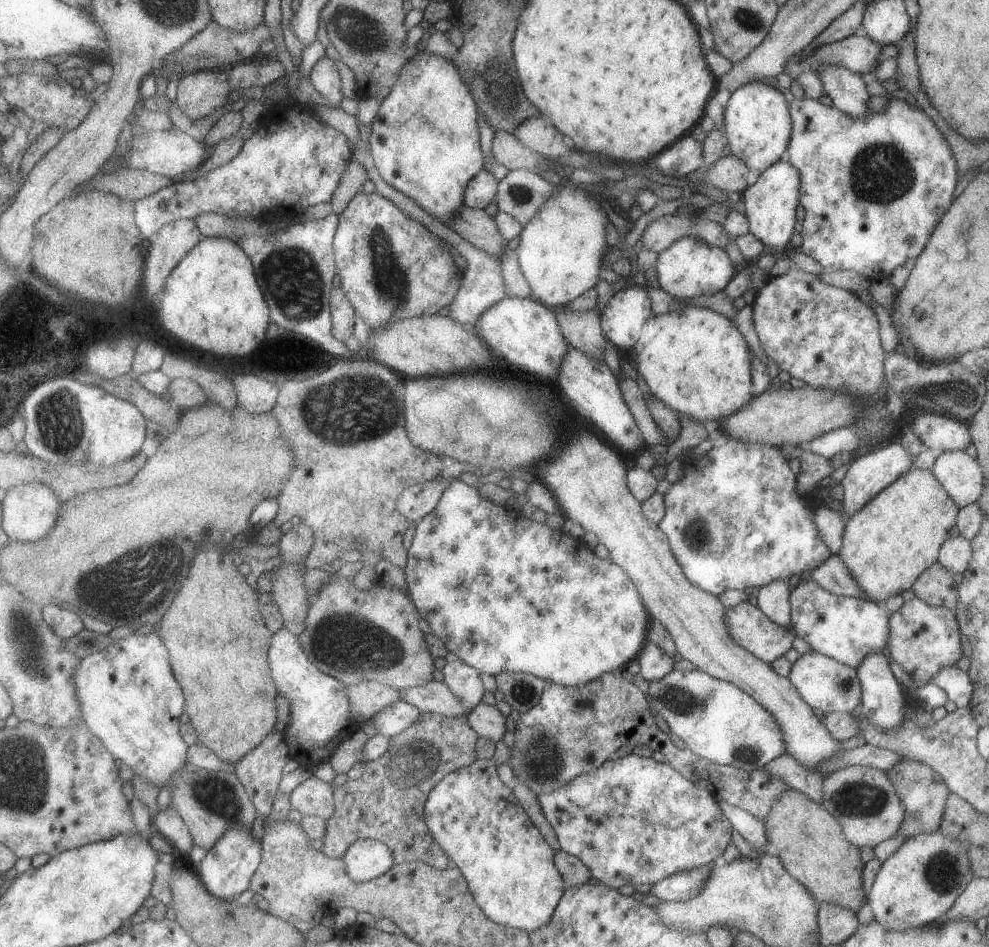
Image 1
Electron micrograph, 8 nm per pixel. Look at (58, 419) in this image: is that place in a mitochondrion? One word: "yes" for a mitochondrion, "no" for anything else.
yes

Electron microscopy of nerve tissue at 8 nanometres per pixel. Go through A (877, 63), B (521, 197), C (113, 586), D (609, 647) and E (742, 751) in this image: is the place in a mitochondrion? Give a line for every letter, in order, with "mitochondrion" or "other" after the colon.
A: other
B: mitochondrion
C: mitochondrion
D: other
E: mitochondrion

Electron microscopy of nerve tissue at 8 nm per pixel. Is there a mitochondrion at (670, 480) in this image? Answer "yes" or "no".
no

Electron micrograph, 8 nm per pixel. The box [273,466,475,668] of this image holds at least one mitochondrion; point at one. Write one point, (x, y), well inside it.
(363, 640)

